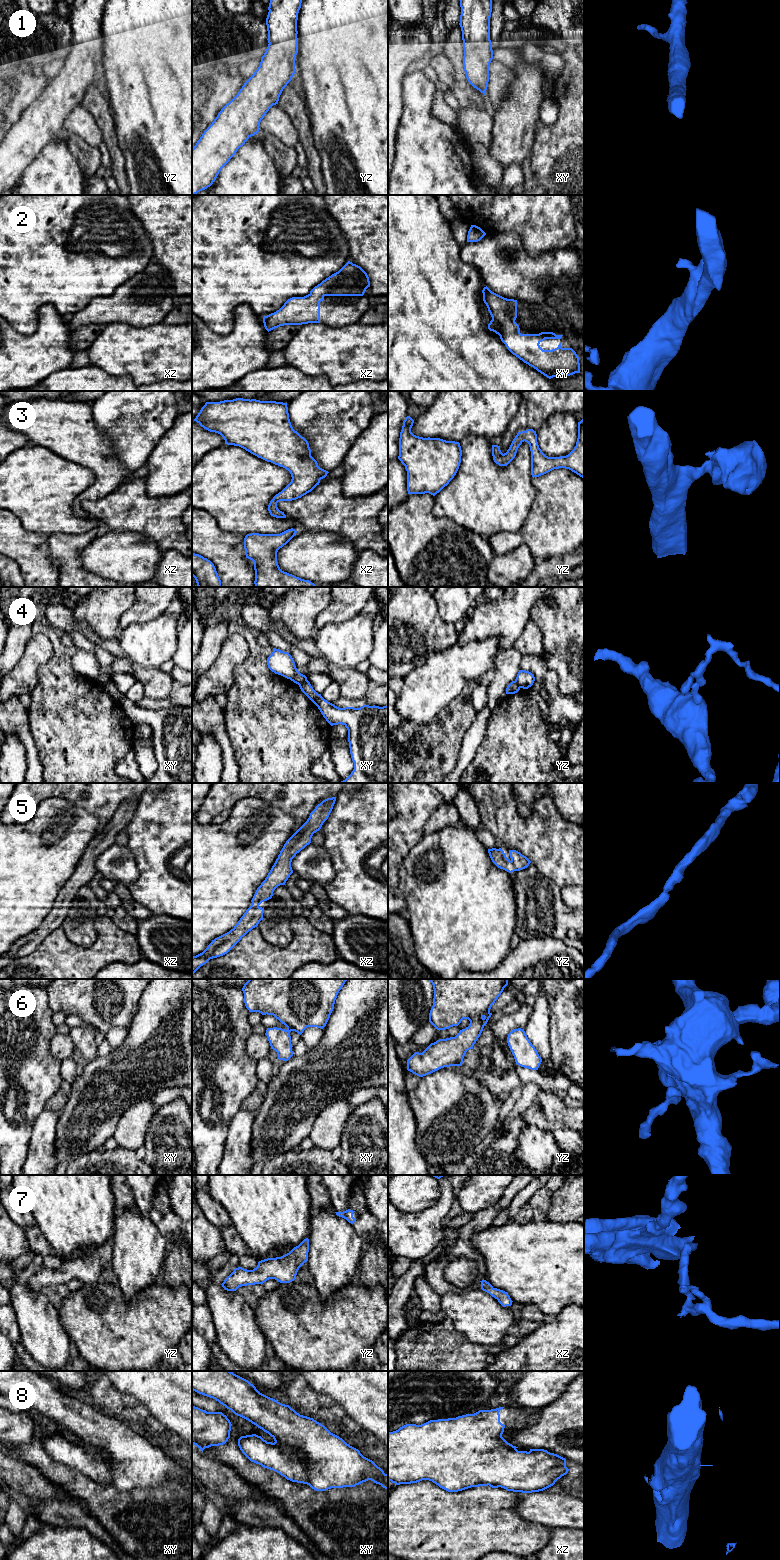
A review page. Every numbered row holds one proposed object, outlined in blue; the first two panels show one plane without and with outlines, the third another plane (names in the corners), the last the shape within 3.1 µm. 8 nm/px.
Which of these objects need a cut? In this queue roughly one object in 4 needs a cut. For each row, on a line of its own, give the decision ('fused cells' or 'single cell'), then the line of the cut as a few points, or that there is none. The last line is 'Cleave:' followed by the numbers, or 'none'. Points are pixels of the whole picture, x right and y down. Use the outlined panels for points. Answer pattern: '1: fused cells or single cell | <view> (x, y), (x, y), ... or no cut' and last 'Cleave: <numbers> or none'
1: single cell | no cut
2: single cell | no cut
3: single cell | no cut
4: fused cells | xy (307, 680), (299, 685)
5: single cell | no cut
6: single cell | no cut
7: single cell | no cut
8: fused cells | xy (281, 1447), (287, 1447), (291, 1451)
Cleave: 4, 8

